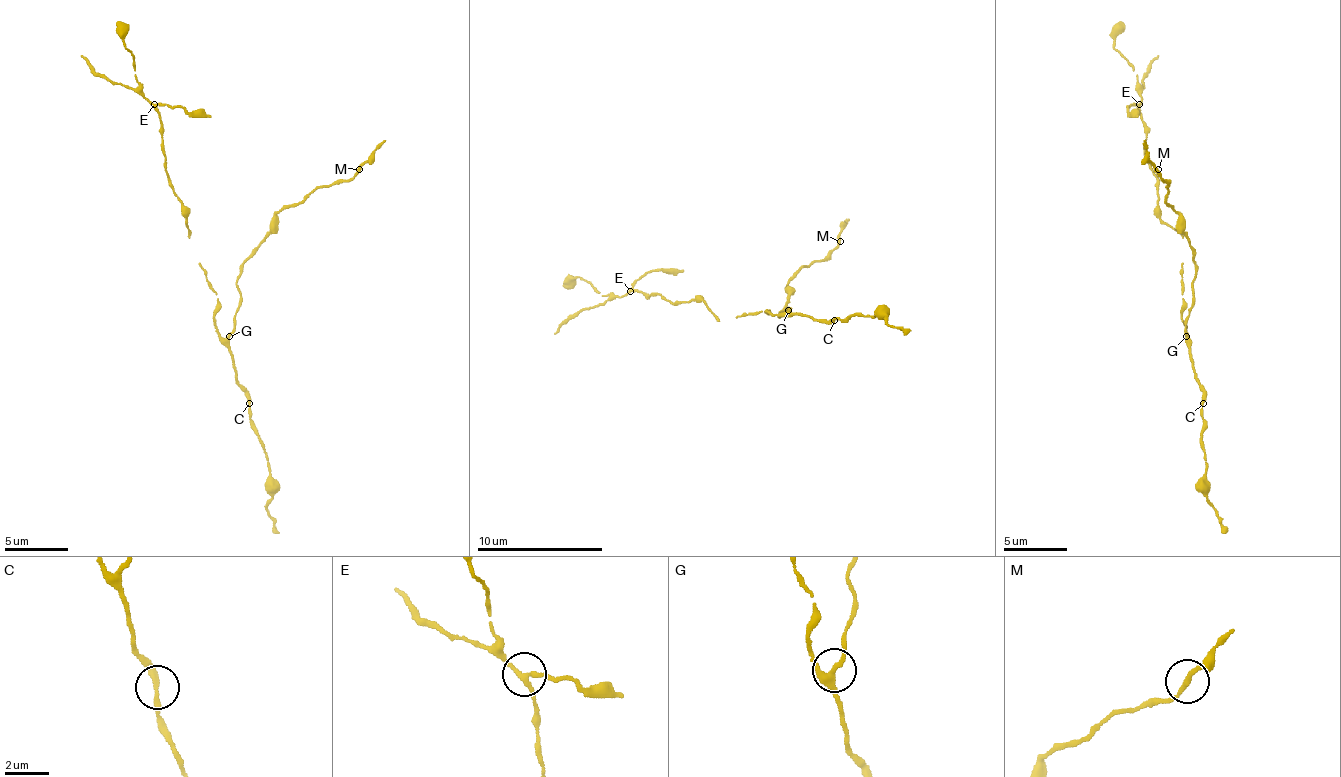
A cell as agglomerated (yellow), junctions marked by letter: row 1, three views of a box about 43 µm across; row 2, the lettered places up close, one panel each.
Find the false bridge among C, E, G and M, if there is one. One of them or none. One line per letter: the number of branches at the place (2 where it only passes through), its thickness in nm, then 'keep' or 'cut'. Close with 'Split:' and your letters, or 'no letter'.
C: 2 | 240 nm | keep
E: 3 | 180 nm | cut
G: 3 | 280 nm | keep
M: 2 | 200 nm | keep
Split: E

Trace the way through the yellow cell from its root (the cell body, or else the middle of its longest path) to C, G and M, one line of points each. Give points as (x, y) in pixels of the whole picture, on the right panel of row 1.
C: (1182, 302), (1181, 321), (1185, 324), (1195, 380), (1199, 384), (1203, 403)
G: (1182, 302), (1181, 321), (1185, 324), (1186, 336)
M: (1182, 302), (1188, 336), (1184, 317), (1192, 308), (1196, 264), (1158, 169)

